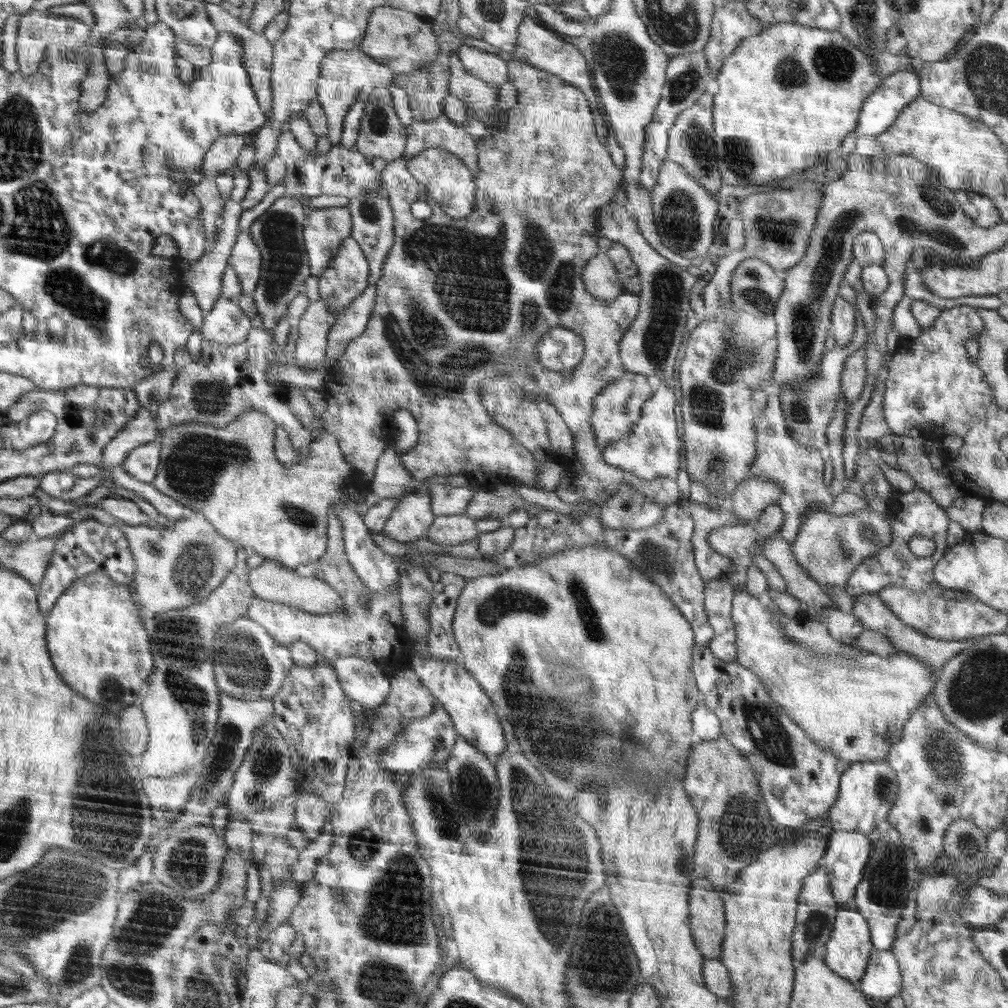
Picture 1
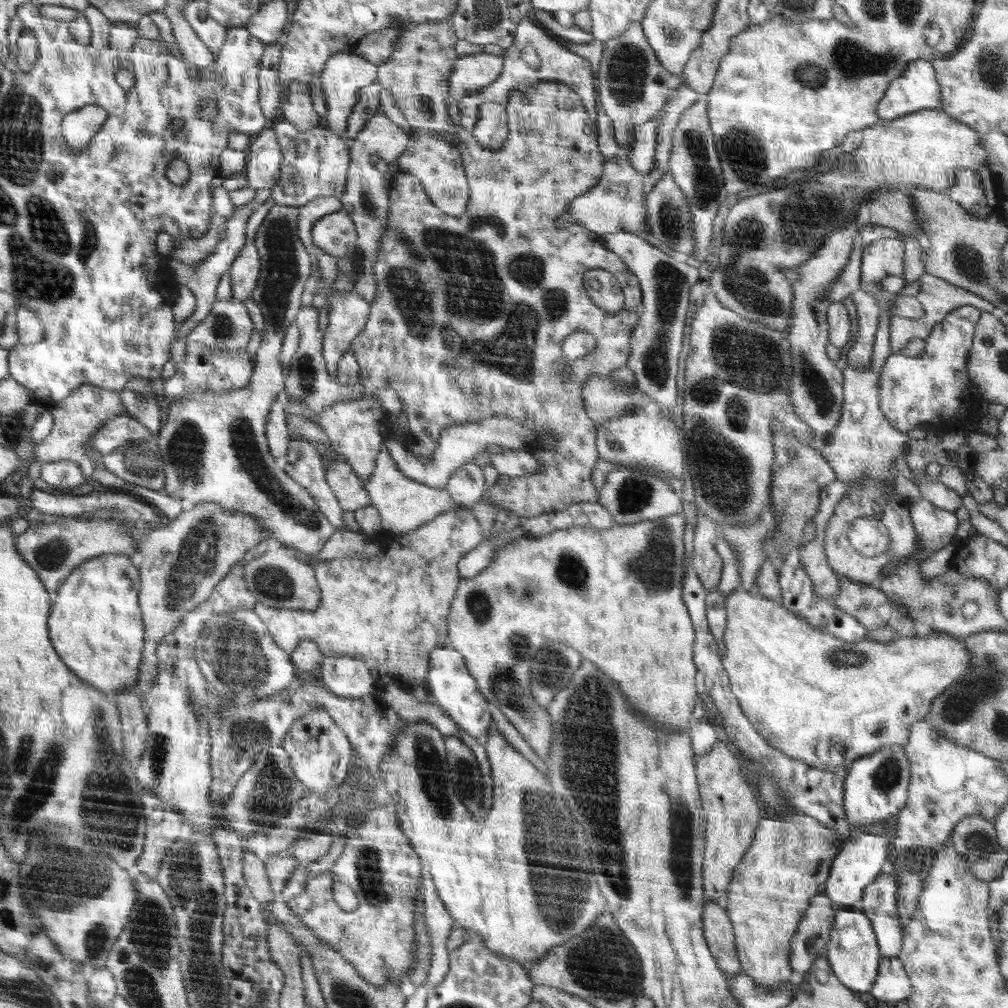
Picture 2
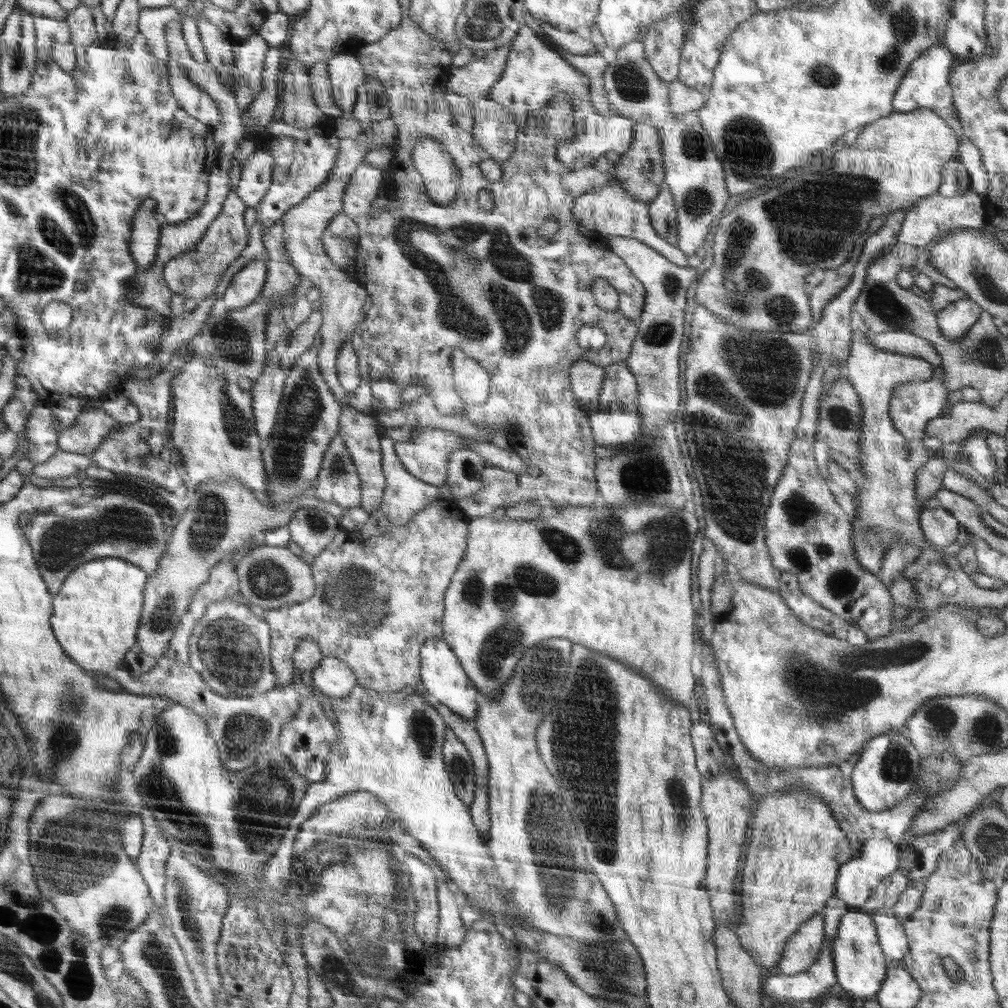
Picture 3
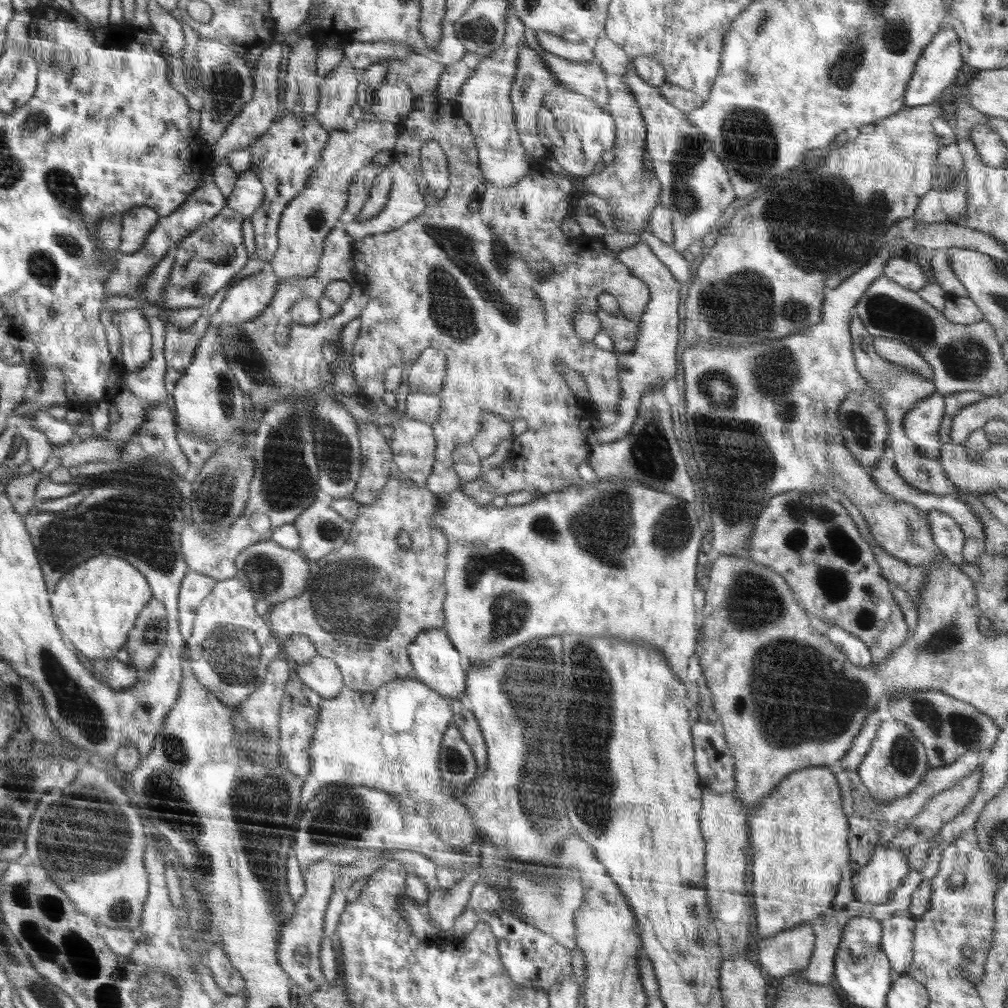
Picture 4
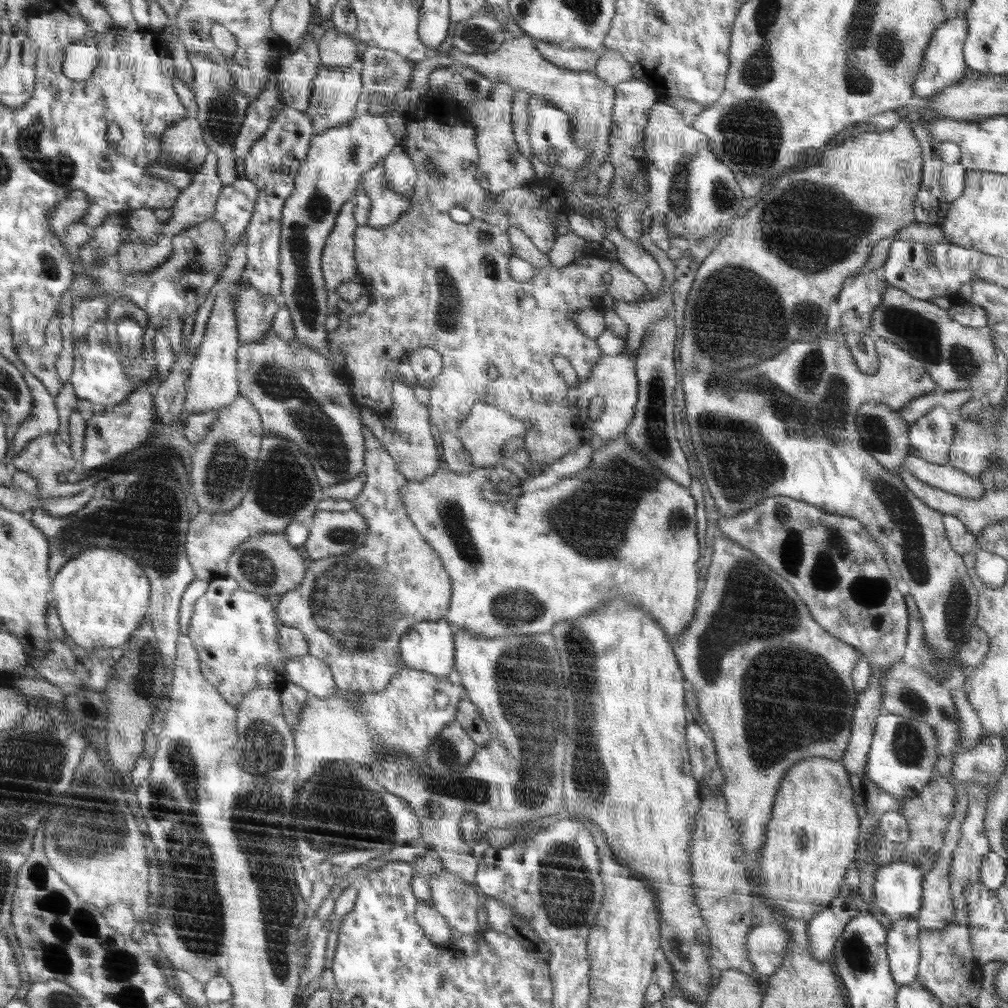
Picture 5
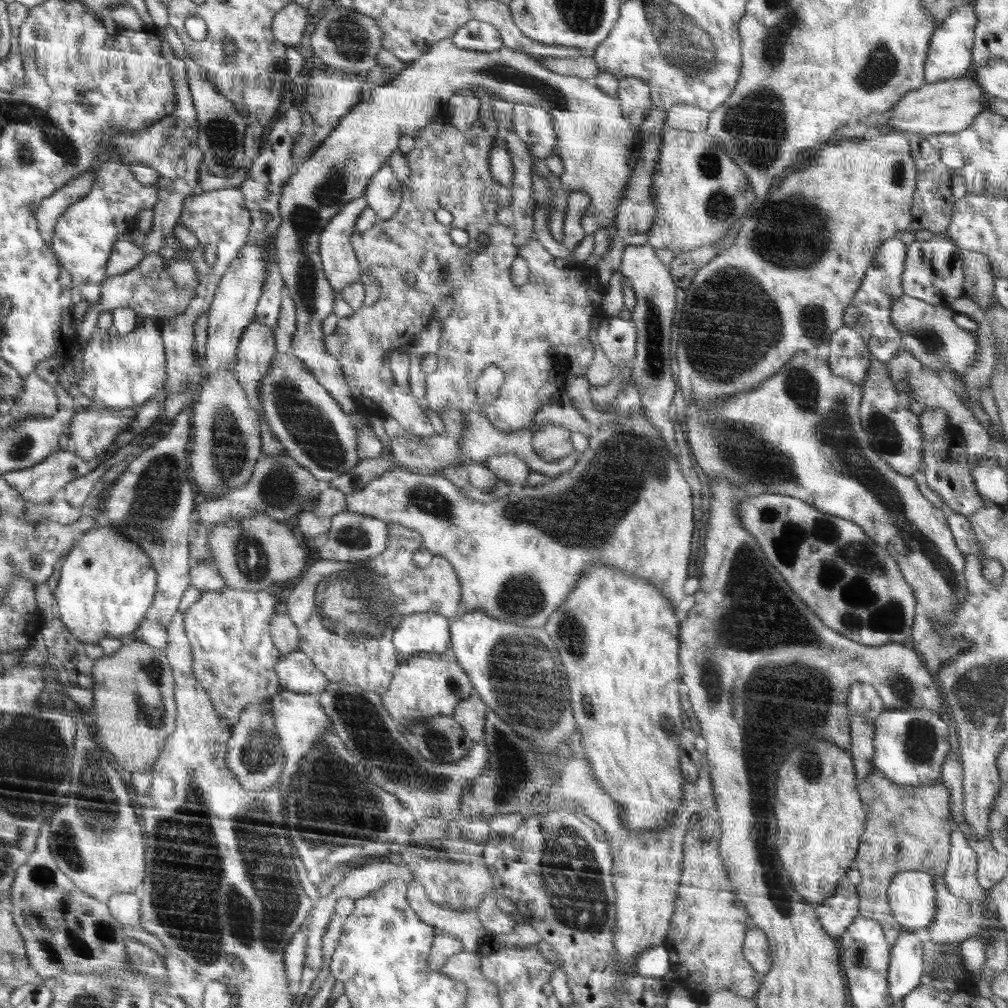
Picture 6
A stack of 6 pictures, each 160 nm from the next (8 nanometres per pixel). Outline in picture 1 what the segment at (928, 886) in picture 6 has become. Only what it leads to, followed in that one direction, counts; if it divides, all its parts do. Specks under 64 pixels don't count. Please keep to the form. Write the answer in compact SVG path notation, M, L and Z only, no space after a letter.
M834 831L829 836L820 864L829 876L834 901L846 904L854 900L872 847L868 835L859 832Z

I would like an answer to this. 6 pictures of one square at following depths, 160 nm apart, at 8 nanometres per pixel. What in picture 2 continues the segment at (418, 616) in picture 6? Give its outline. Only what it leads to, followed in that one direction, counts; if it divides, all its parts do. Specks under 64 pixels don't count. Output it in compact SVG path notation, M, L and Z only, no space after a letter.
M449 645L442 646L432 652L429 664L428 678L424 684L431 694L431 700L440 706L462 730L465 730L470 736L484 741L490 730L488 702L477 682L474 682L475 678L470 674L461 652Z

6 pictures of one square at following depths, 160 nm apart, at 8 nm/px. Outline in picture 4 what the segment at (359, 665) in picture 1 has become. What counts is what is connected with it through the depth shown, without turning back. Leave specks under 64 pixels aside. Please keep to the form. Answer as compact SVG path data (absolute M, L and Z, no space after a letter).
M317 654L306 664L293 665L293 671L321 698L333 698L343 690L344 677L335 660Z

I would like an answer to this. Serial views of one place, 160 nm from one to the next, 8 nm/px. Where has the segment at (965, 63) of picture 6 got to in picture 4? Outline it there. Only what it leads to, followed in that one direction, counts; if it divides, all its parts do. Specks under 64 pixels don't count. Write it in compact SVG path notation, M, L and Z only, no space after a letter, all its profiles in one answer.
M945 24L934 35L934 38L915 64L914 74L908 82L908 88L903 98L905 108L920 107L921 105L937 102L938 98L944 94L944 90L952 84L952 80L958 77L960 68L964 64L959 42L958 35L948 24Z

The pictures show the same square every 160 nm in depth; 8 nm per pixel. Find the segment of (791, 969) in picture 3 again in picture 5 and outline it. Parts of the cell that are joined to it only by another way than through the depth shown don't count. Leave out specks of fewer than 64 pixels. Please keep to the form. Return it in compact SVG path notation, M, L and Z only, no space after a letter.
M759 921L749 933L750 961L765 979L778 971L789 948L788 934L782 924Z

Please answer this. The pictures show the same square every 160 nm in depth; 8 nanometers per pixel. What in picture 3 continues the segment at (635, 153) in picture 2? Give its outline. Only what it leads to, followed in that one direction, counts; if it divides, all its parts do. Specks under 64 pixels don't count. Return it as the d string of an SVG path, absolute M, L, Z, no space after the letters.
M571 95L573 105L573 116L579 127L576 138L570 142L561 142L558 146L558 158L562 164L571 169L579 169L592 166L607 151L614 150L621 155L627 152L630 144L633 143L635 132L633 131L634 119L620 115L600 116L591 105L588 98L581 98Z

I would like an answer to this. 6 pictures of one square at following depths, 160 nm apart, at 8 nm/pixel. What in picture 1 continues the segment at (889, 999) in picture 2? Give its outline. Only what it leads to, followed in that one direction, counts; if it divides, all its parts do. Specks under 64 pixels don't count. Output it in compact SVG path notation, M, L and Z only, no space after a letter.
M889 950L870 953L866 974L860 977L858 988L875 999L890 998L901 991L902 977L898 962Z

